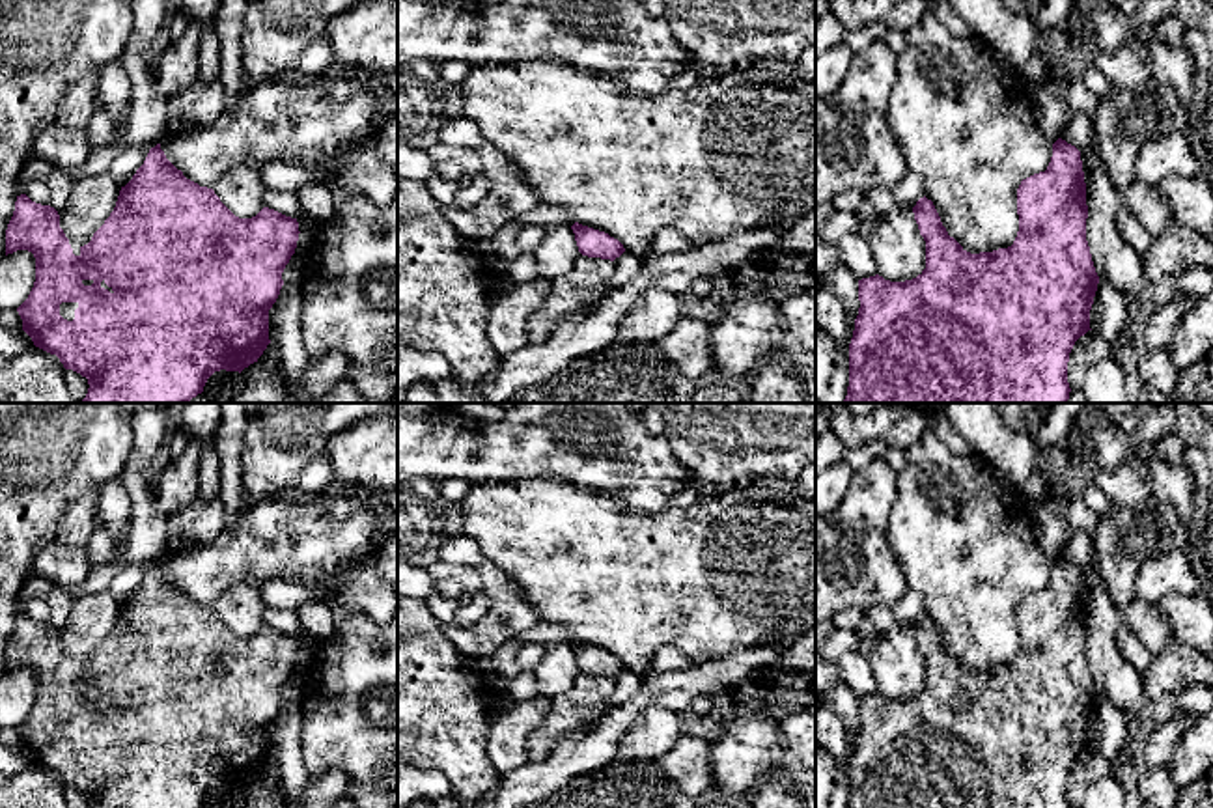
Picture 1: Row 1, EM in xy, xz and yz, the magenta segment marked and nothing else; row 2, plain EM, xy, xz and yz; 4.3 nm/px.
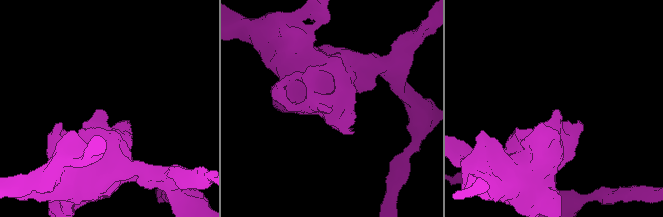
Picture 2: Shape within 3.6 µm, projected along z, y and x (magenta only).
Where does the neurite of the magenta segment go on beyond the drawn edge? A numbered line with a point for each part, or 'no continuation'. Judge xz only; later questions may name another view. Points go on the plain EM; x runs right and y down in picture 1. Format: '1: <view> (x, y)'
no continuation

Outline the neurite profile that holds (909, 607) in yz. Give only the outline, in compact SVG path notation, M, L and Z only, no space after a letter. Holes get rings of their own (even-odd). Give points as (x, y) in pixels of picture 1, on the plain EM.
M907 590L907 593L892 605L892 610L899 621L911 625L926 614L922 595L914 590Z

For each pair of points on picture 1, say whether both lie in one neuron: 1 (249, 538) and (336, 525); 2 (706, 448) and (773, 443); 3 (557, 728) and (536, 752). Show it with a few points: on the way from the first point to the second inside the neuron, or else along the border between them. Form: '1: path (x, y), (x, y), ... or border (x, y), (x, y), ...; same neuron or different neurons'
1: path (271, 538), (314, 534); same neuron
2: path (723, 443), (756, 443); same neuron
3: path (551, 734), (538, 747); same neuron

